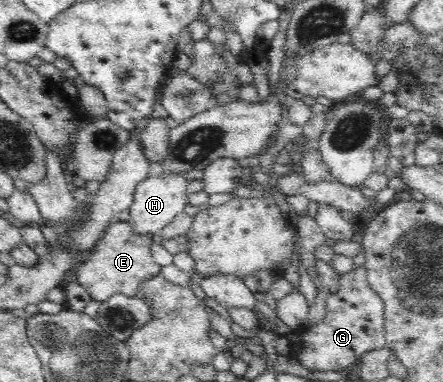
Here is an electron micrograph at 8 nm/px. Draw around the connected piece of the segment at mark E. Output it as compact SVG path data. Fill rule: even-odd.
M116 219L106 228L93 250L75 266L72 277L89 292L91 298L101 303L117 293L135 297L143 280L161 272L162 266L153 260L151 253L153 236L154 234L135 233L129 221Z

